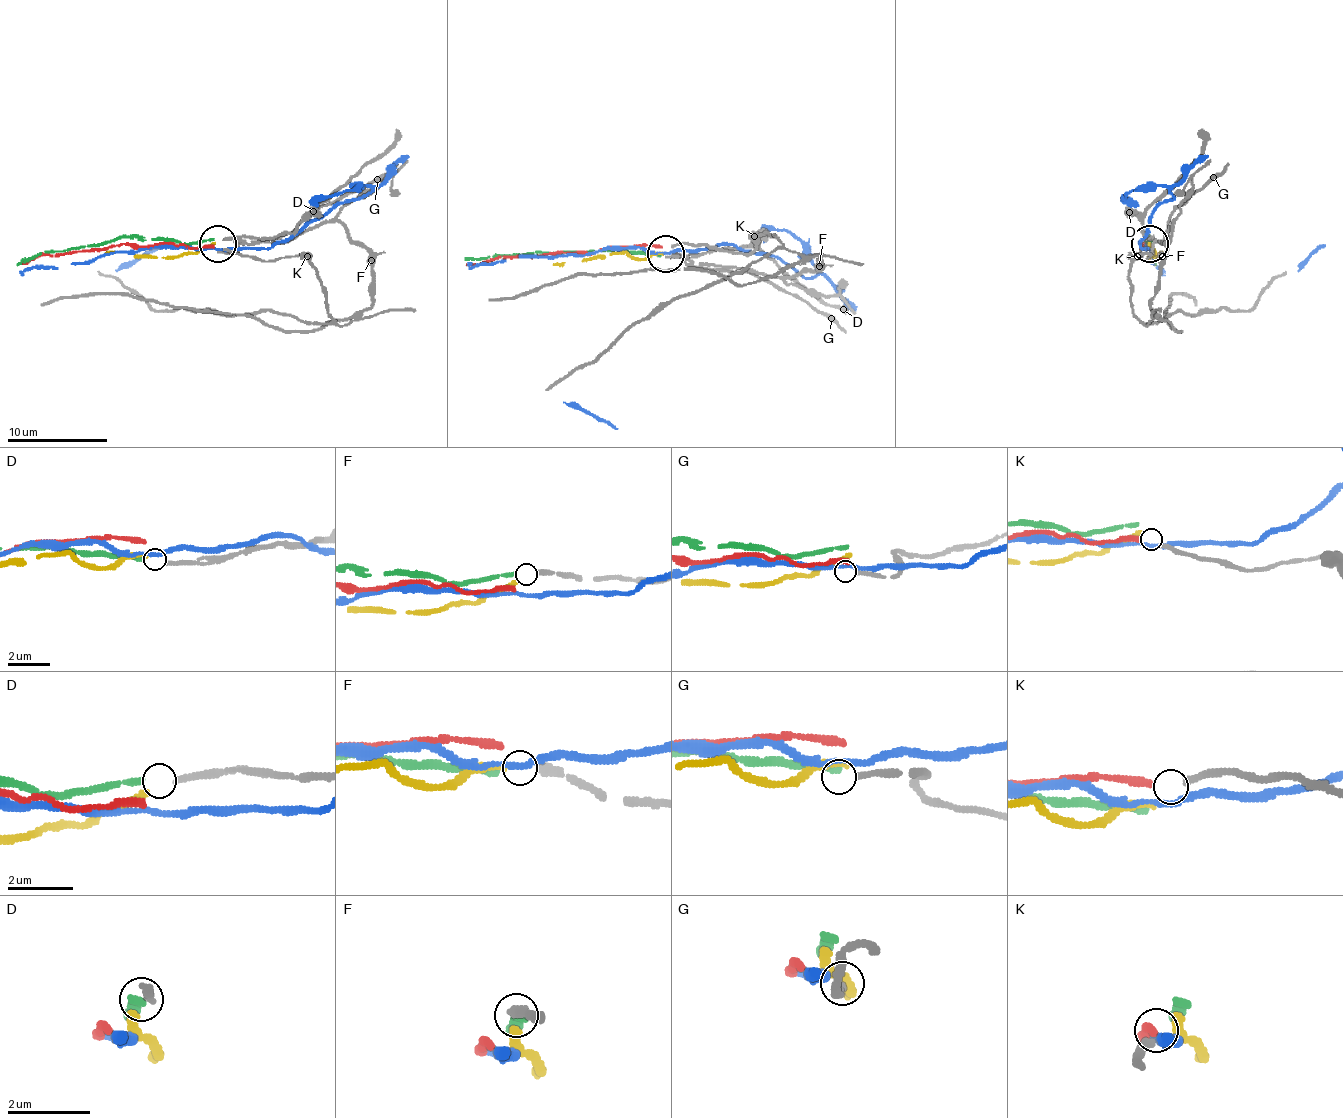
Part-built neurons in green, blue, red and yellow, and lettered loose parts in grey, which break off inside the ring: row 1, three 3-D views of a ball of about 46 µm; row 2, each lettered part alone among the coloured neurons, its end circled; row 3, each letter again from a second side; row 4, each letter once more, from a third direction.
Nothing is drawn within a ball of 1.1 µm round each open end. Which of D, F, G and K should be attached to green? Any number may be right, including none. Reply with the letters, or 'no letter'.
F

